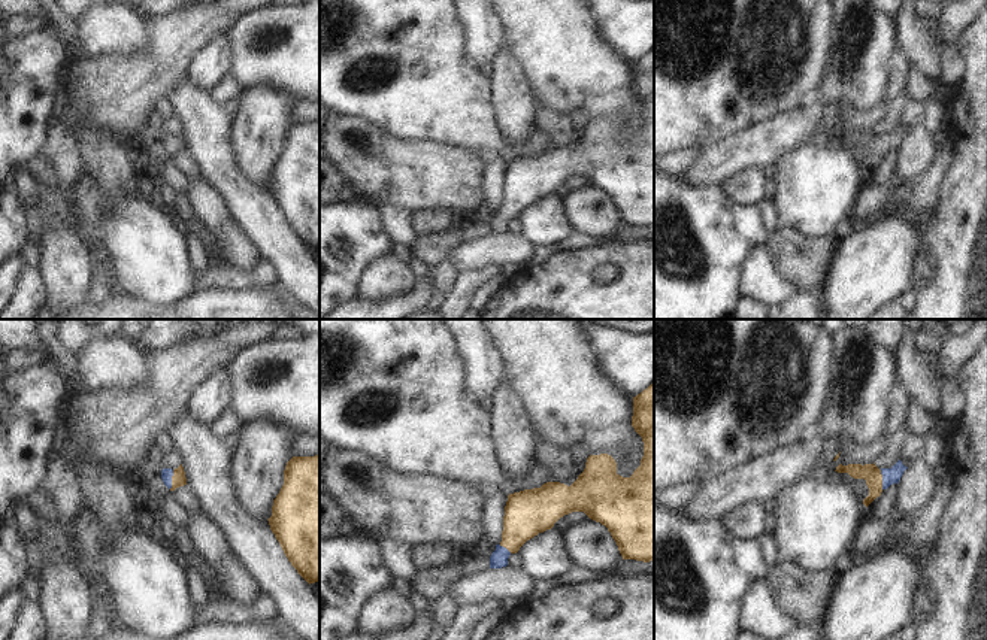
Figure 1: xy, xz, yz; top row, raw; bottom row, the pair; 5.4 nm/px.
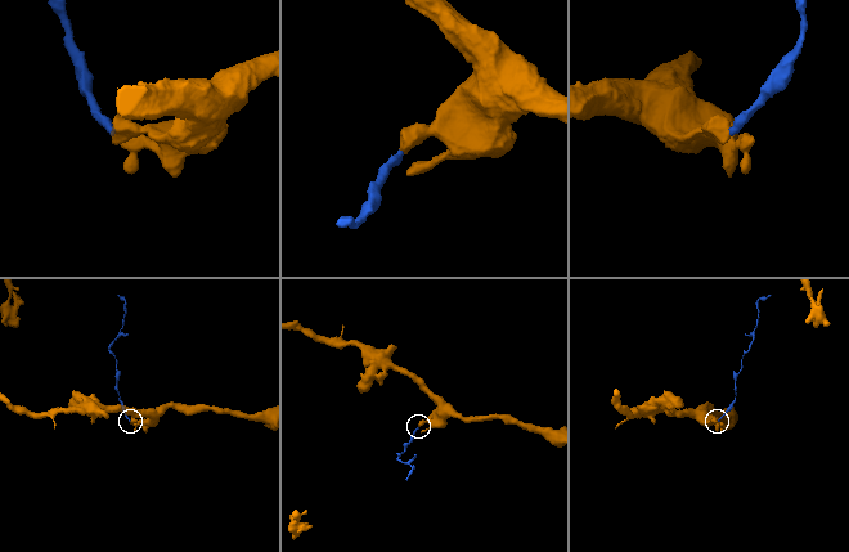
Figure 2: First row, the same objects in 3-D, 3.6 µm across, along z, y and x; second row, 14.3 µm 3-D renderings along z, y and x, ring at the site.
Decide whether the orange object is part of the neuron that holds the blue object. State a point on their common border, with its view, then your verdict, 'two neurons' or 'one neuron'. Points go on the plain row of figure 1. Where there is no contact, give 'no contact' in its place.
xy (170, 145) | one neuron

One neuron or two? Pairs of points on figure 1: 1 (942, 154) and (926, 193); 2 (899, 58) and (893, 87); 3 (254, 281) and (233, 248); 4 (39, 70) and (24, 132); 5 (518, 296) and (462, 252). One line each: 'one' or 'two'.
1: one
2: one
3: one
4: one
5: two

